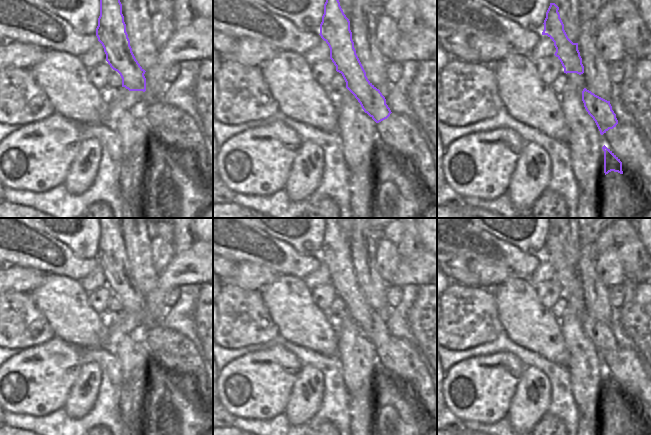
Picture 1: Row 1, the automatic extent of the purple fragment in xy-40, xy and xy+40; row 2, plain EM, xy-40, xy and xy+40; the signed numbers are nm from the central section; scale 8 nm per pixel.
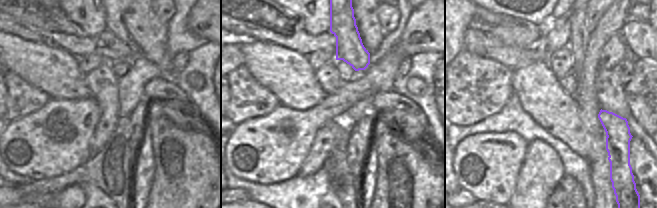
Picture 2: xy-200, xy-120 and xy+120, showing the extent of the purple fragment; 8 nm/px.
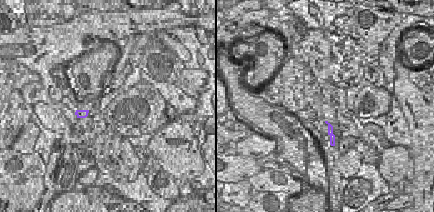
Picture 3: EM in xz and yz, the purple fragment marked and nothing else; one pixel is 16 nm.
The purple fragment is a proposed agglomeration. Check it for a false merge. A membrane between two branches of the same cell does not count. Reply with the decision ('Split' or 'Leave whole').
Split

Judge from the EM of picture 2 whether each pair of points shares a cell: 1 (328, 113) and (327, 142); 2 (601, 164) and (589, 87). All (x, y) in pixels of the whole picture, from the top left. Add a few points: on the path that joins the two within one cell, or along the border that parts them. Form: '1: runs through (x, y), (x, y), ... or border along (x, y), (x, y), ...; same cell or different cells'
1: border along (341, 119), (324, 123), (314, 140); different cells
2: runs through (598, 145), (598, 135), (590, 120), (589, 106); same cell

